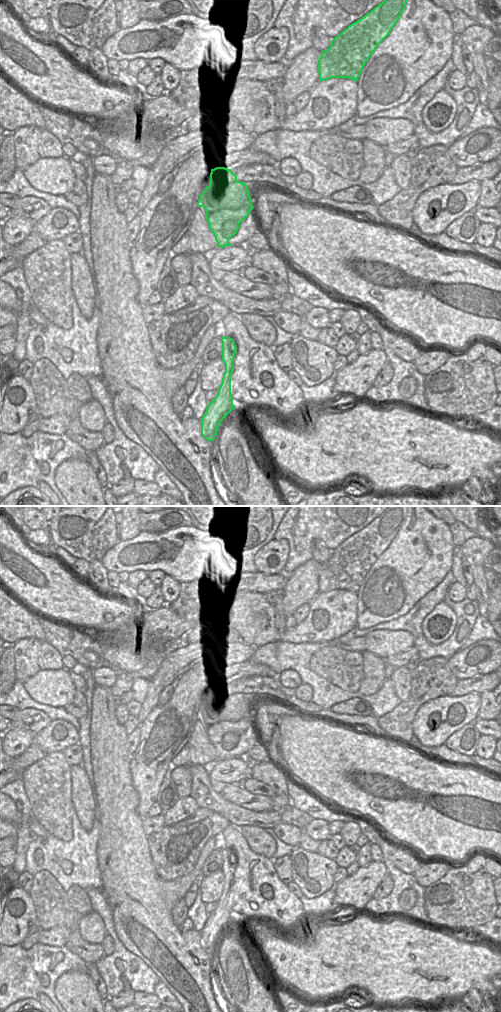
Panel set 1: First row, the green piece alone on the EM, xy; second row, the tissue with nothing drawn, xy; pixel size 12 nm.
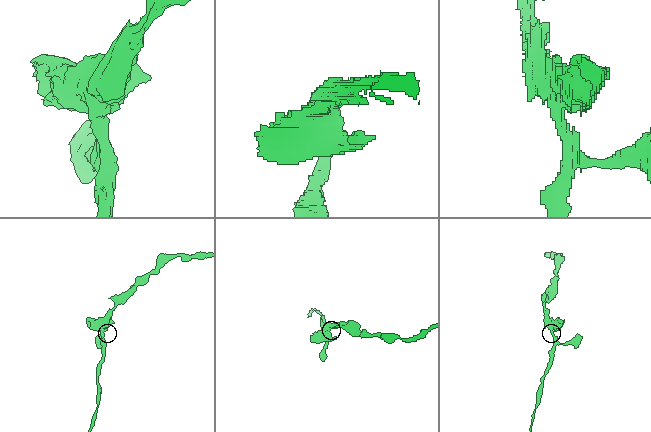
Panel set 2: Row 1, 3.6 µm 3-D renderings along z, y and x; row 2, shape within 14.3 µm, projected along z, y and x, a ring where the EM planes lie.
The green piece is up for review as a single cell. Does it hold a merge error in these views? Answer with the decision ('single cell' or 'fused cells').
fused cells

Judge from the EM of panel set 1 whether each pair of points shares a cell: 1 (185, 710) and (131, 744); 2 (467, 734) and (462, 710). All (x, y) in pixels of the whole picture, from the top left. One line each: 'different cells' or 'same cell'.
1: different cells
2: different cells

